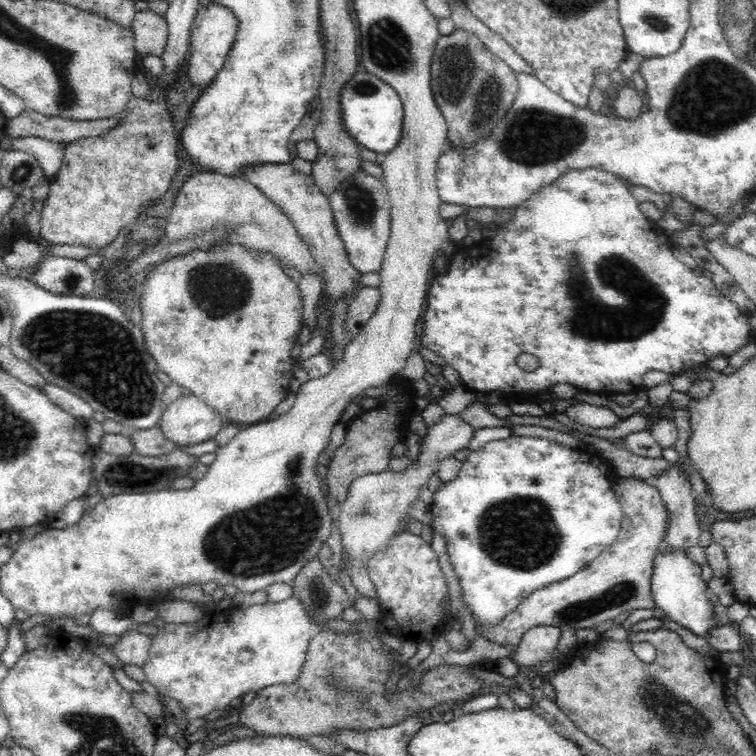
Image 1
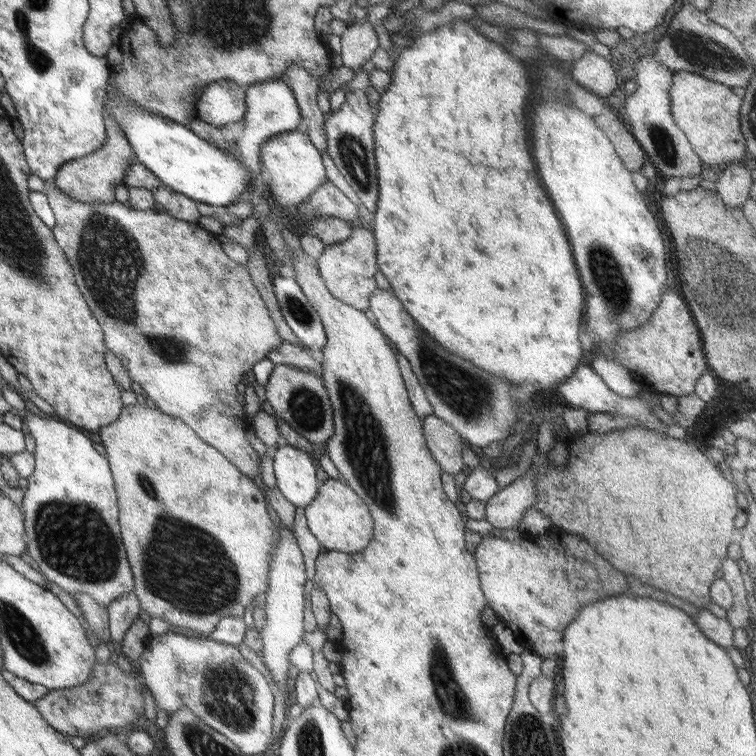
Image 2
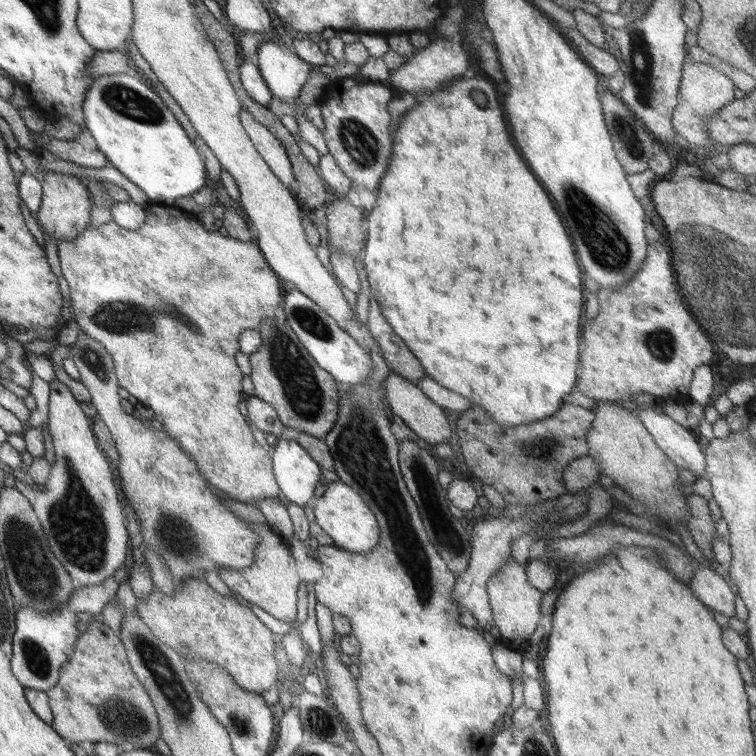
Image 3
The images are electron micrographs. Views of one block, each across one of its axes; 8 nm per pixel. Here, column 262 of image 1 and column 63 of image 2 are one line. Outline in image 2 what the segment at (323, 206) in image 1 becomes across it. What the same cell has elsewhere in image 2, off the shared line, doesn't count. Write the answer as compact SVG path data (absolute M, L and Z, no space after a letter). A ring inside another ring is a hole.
M105 96L105 102L102 107L102 111L103 111L103 124L105 128L105 143L103 143L103 146L101 146L99 150L91 153L91 155L83 156L75 160L64 162L58 168L58 172L55 174L55 178L53 182L51 183L51 186L57 187L57 189L59 189L59 191L65 194L65 196L68 196L69 198L72 198L73 200L76 200L77 202L82 202L83 204L93 204L94 202L99 203L99 204L109 204L110 202L113 202L114 201L114 188L117 185L123 185L123 176L125 176L125 170L127 170L127 166L129 166L128 162L130 158L133 157L132 152L131 152L131 146L129 145L129 143L127 143L127 141L125 141L125 137L123 137L123 133L121 133L121 129L117 127L117 123L113 121L113 117L111 117L111 113L109 113L109 105L107 105L106 96Z

